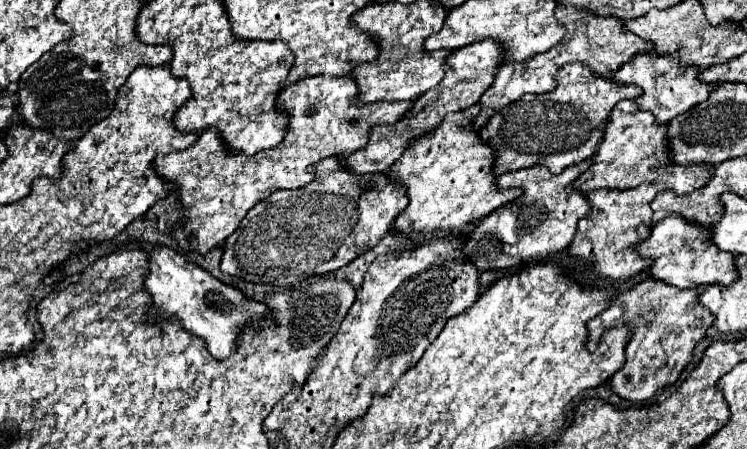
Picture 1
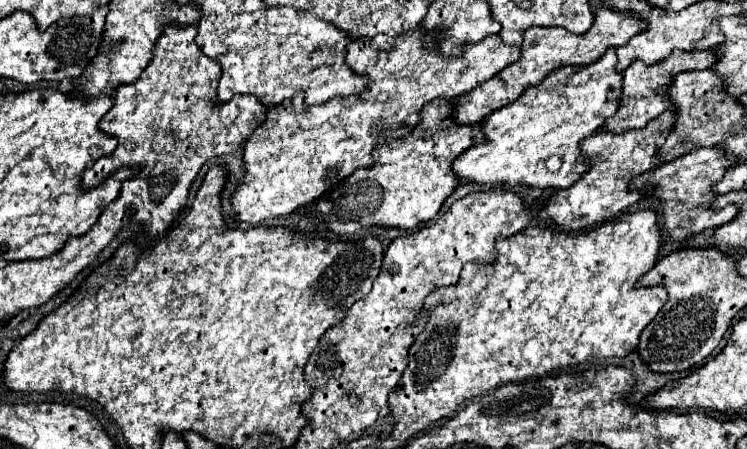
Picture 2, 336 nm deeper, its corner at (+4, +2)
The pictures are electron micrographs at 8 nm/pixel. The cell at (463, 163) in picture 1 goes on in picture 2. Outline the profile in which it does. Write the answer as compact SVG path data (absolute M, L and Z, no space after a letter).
M610 47L596 63L588 67L580 67L580 69L562 67L554 71L548 79L544 79L542 85L524 91L524 95L520 95L518 101L490 113L484 119L484 131L488 141L464 151L454 161L454 171L460 179L470 179L486 187L494 187L496 183L504 183L504 185L520 183L540 189L546 187L566 189L574 185L588 171L586 159L582 157L580 141L602 129L604 121L618 111L620 97L622 97L622 73L616 71L614 47Z

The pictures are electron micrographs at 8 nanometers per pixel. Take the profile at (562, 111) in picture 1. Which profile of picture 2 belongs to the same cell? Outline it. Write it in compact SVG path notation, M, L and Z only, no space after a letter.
M676 49L670 53L668 59L658 61L654 65L644 65L642 61L634 61L626 71L624 71L624 93L622 93L622 101L620 107L616 111L614 117L610 117L604 125L604 131L630 131L630 129L642 129L650 119L656 119L658 115L662 115L670 105L670 97L668 97L668 89L676 75L682 71L696 71L696 69L710 69L714 63L718 61L718 51L716 49L704 49L704 51L682 51Z

